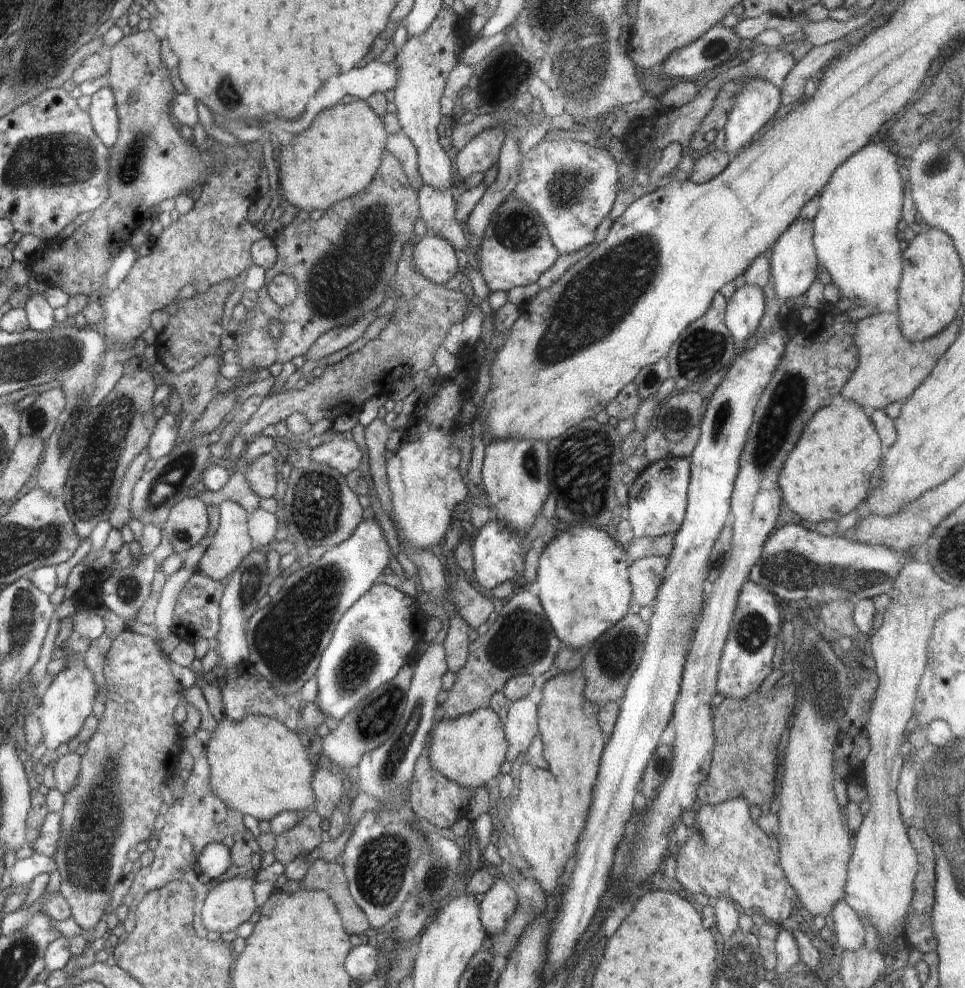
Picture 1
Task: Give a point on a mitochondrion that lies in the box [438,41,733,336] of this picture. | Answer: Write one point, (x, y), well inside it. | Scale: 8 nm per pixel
(502, 76)

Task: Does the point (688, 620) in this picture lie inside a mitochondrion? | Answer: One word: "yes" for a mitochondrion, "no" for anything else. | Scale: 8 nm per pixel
no

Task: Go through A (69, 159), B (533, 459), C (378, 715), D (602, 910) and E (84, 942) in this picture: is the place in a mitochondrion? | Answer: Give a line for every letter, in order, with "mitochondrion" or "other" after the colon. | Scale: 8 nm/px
A: mitochondrion
B: mitochondrion
C: mitochondrion
D: other
E: other

